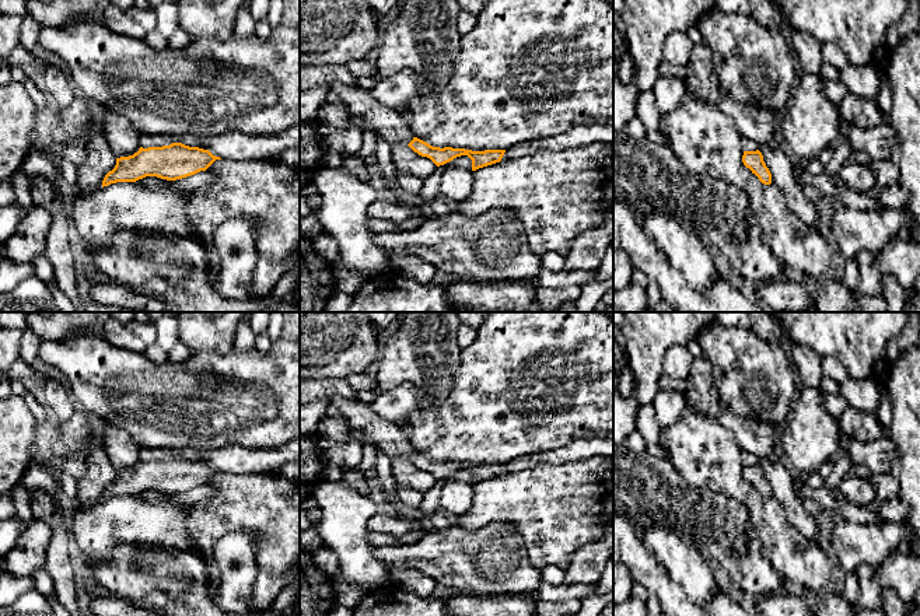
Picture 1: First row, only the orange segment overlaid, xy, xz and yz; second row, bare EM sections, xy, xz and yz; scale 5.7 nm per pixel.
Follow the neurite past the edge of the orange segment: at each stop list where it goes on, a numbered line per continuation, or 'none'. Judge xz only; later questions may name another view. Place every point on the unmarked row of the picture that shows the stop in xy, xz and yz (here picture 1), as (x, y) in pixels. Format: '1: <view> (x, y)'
1: xz (389, 437)

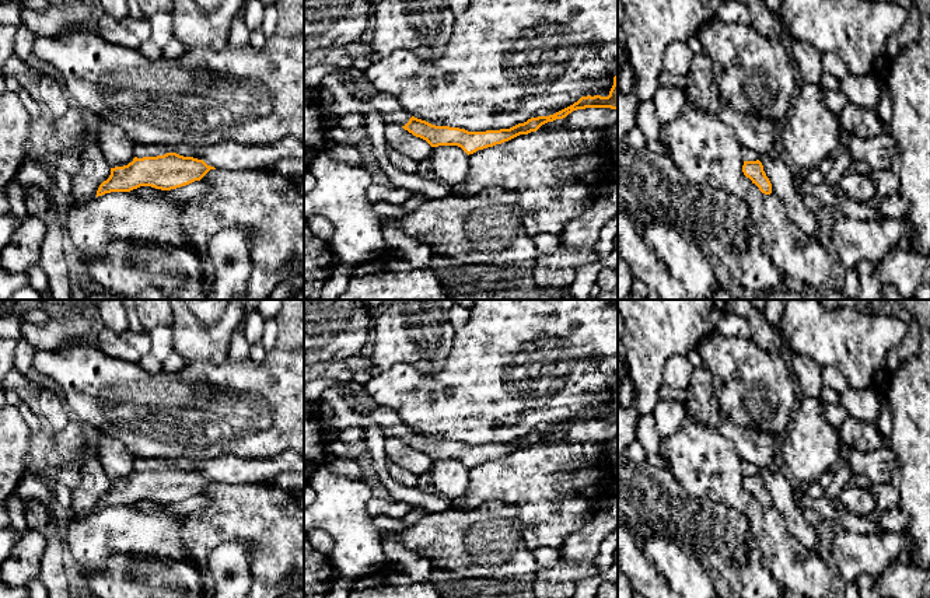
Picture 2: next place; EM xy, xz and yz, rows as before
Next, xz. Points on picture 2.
1: xz (390, 422)

